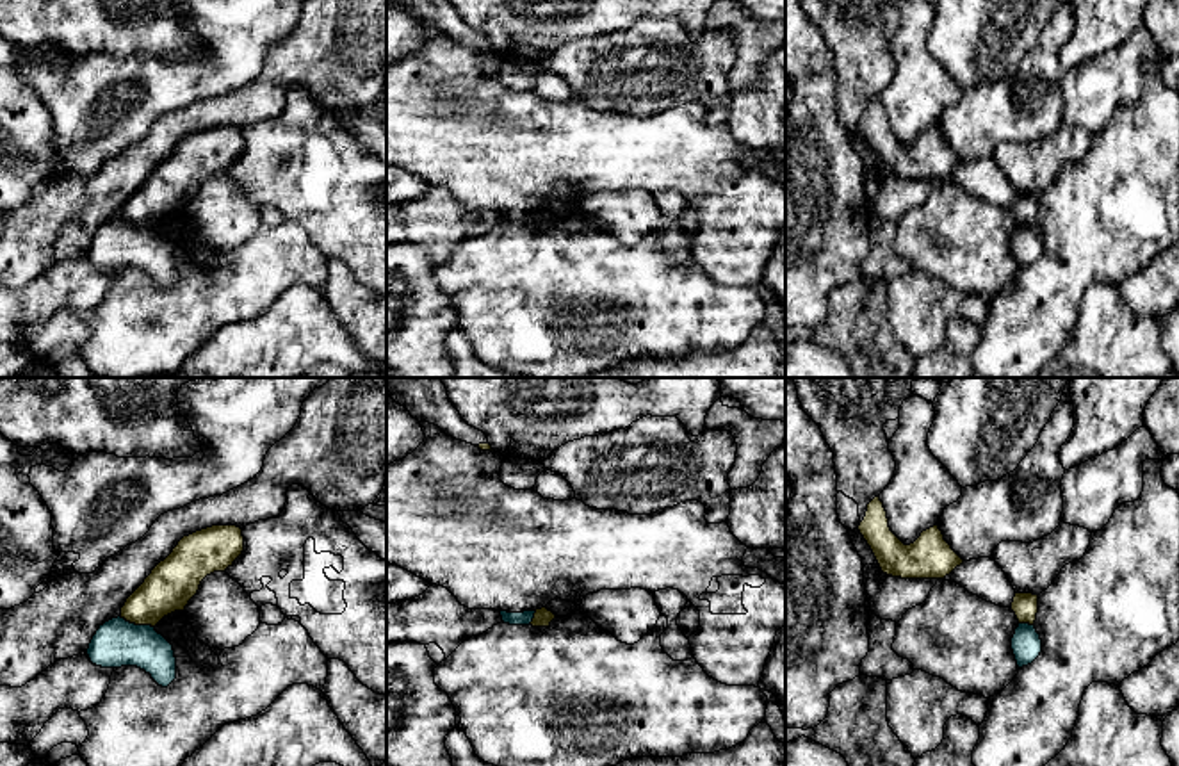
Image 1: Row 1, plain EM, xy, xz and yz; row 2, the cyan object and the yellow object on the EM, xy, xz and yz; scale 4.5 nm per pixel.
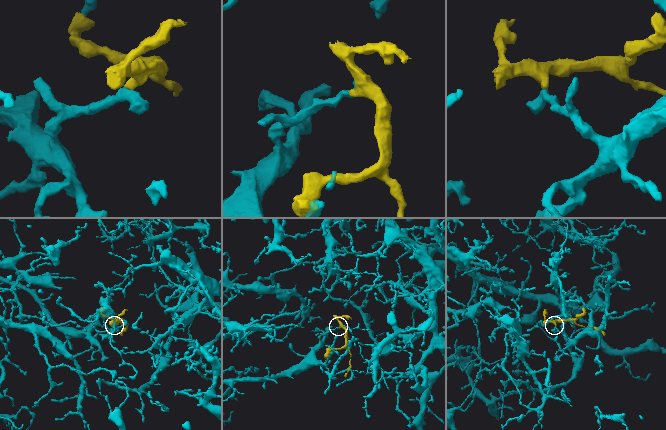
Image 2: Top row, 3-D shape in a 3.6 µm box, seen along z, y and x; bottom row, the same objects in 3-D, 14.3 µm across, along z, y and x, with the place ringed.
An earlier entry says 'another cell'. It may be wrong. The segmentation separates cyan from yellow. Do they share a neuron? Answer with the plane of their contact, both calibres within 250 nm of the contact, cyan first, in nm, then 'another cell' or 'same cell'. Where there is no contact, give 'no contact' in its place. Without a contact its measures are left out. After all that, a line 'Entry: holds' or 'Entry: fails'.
contact in xy; calibres 220 and 220 nm; another cell
Entry: holds

